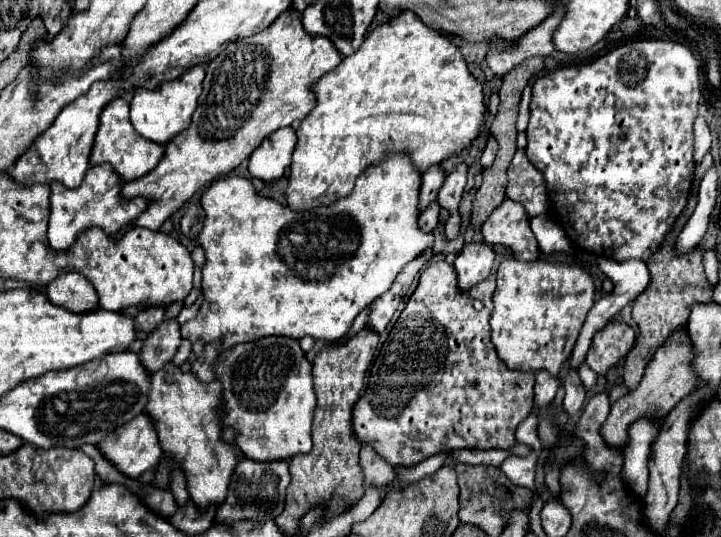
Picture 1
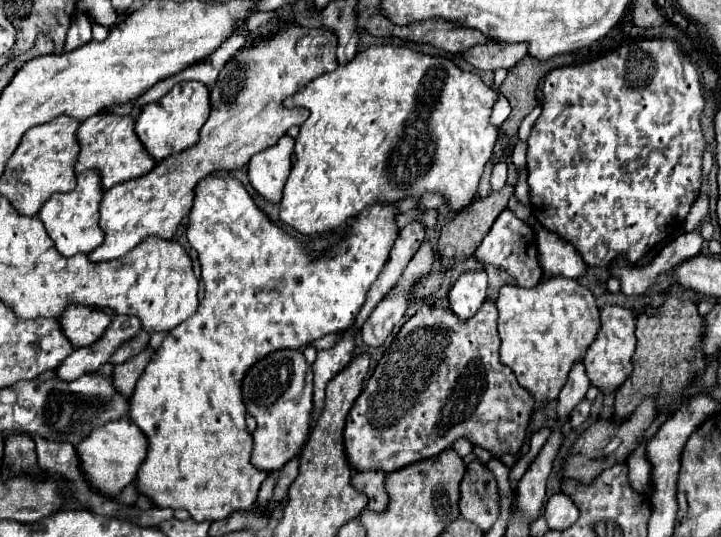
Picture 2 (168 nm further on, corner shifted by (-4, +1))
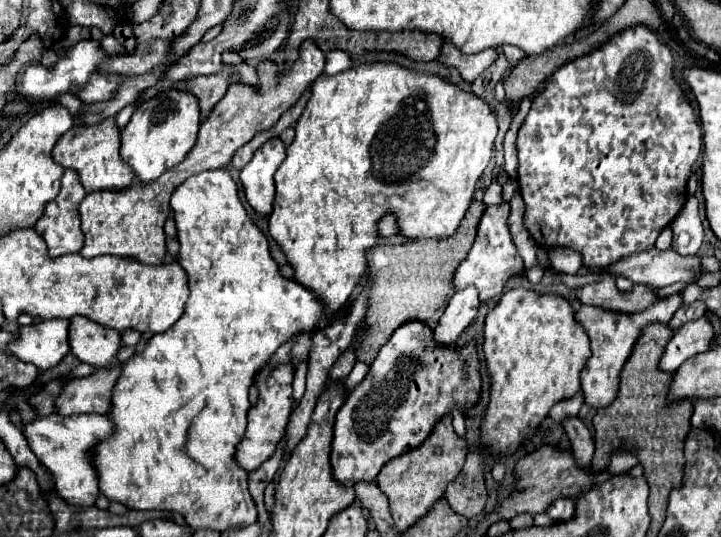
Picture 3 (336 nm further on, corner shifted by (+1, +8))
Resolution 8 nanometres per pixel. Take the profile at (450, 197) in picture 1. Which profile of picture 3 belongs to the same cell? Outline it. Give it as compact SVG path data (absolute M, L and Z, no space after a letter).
M385 216L379 222L379 234L381 234L381 238L389 238L389 236L397 234L397 222L393 216Z

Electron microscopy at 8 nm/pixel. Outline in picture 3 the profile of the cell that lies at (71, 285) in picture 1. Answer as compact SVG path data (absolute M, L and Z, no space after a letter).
M71 318L69 326L69 342L71 342L71 352L77 360L87 362L95 368L113 368L119 364L117 354L121 348L121 334L115 330L105 330L105 326L97 326L89 322L89 318Z

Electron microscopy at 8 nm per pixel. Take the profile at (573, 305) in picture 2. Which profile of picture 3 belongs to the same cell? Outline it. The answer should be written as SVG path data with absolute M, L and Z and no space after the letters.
M517 288L505 292L499 304L487 314L483 354L491 380L491 392L481 422L481 444L493 454L515 454L521 444L539 430L553 404L579 392L579 374L591 356L591 348L585 330L573 322L573 308L565 298L553 294L539 296L525 288Z

